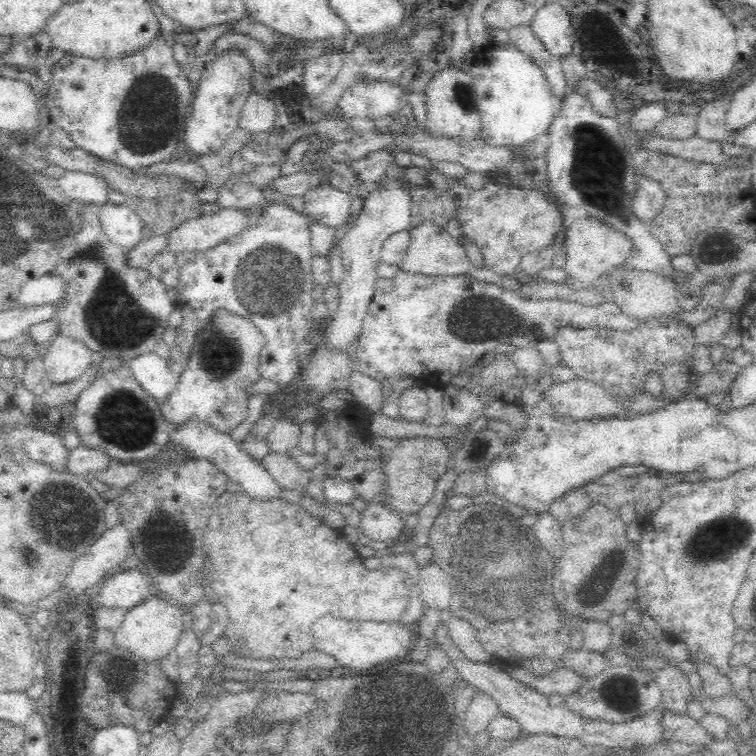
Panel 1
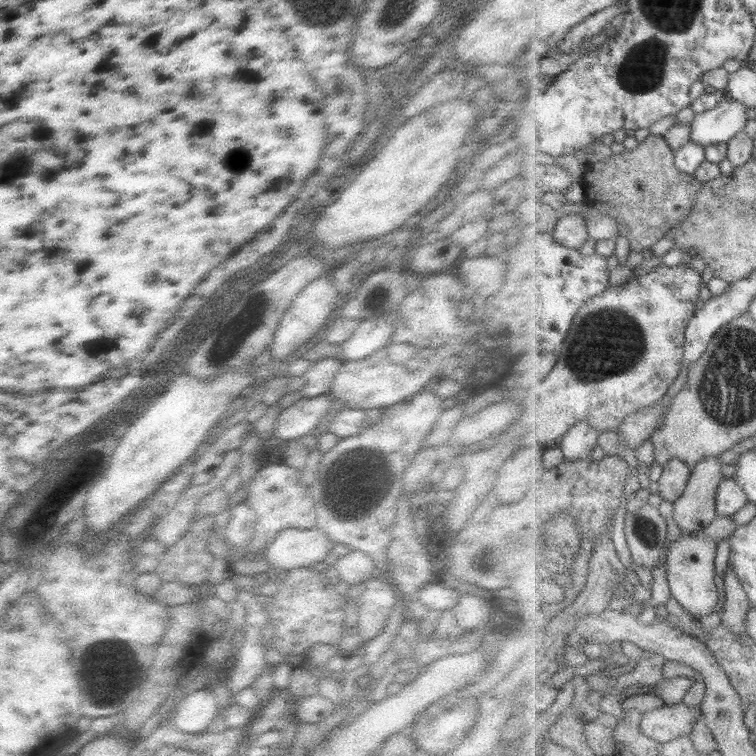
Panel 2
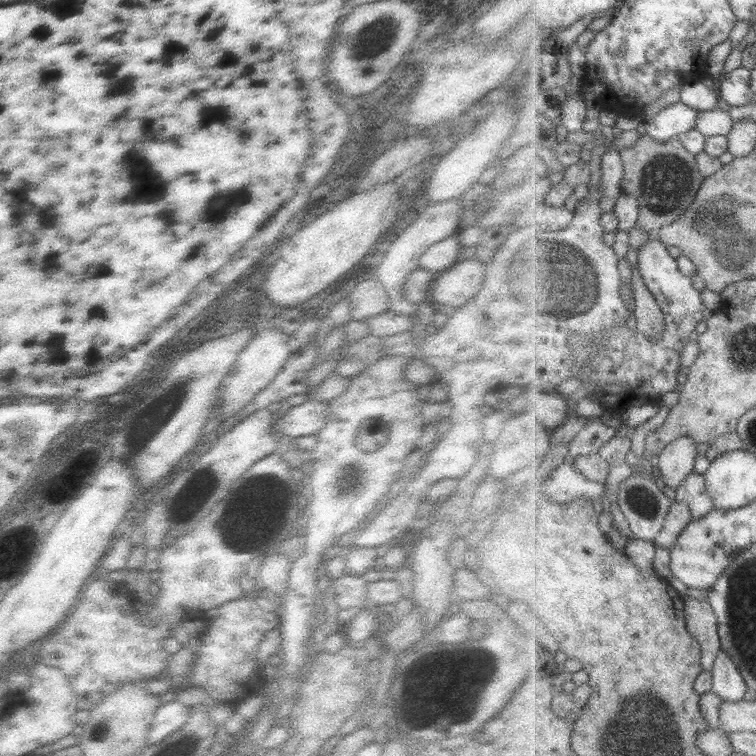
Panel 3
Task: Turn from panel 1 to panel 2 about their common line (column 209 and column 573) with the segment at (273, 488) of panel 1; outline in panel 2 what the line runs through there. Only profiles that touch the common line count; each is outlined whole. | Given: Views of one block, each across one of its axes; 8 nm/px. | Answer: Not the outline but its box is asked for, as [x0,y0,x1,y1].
[560,420,600,461]

